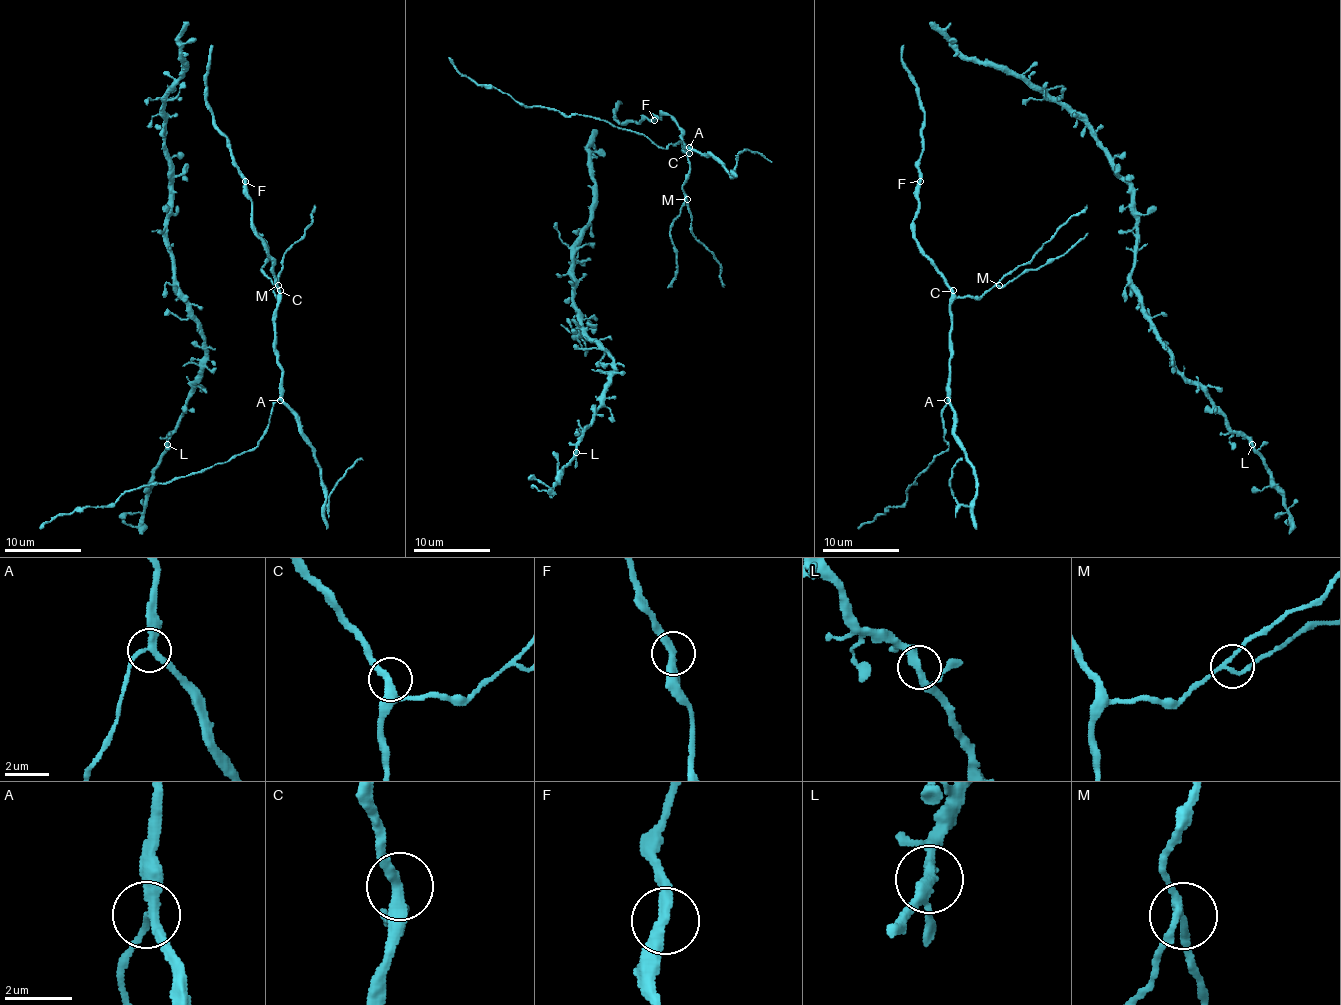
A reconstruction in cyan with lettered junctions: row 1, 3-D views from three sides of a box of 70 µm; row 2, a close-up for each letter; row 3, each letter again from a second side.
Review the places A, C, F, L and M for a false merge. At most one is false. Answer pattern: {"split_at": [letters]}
{"split_at": []}

